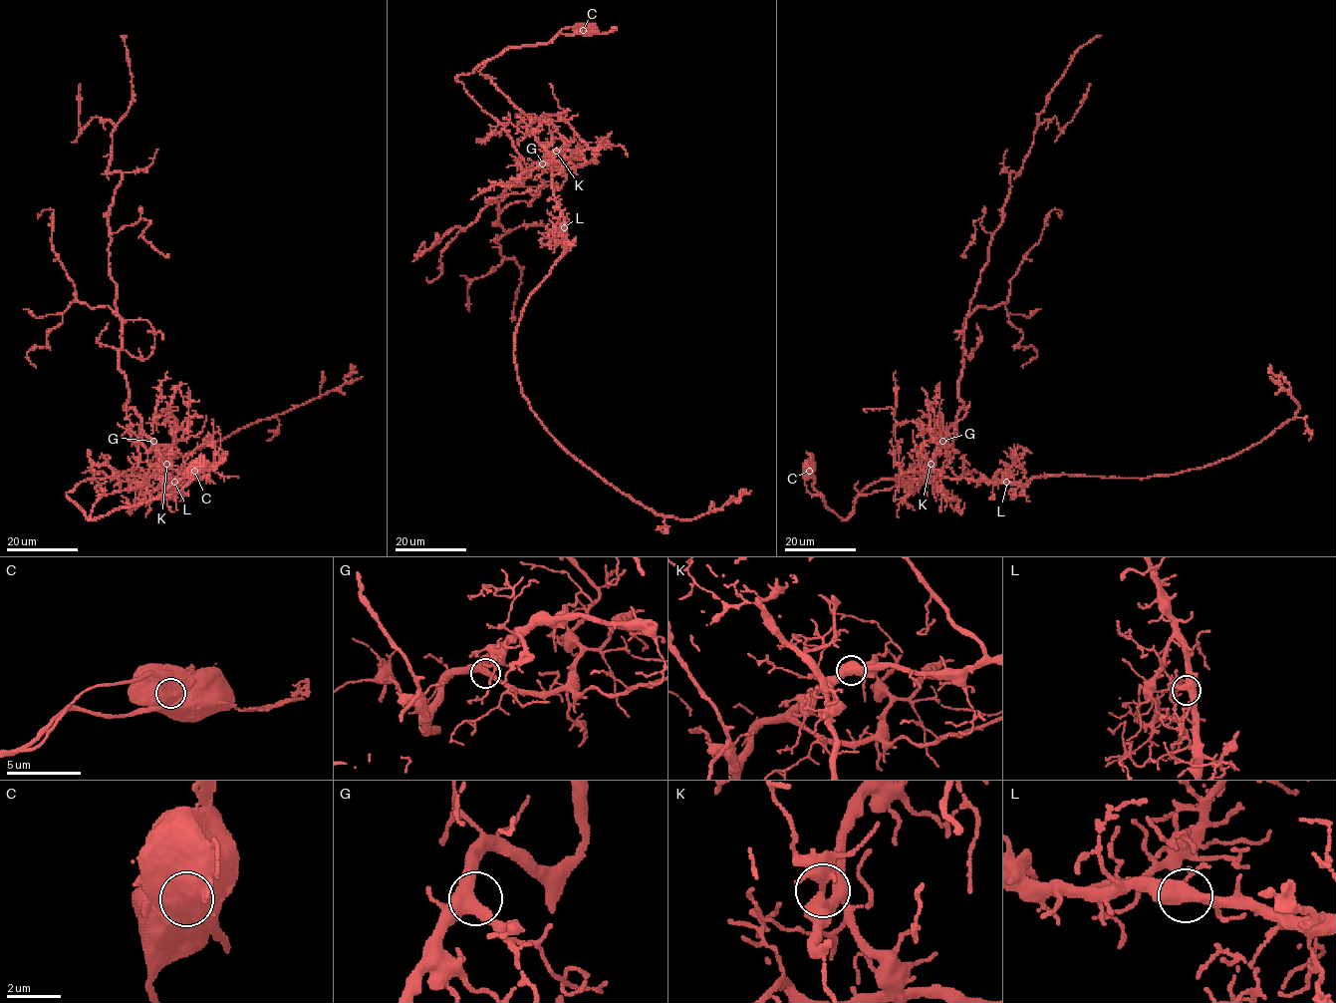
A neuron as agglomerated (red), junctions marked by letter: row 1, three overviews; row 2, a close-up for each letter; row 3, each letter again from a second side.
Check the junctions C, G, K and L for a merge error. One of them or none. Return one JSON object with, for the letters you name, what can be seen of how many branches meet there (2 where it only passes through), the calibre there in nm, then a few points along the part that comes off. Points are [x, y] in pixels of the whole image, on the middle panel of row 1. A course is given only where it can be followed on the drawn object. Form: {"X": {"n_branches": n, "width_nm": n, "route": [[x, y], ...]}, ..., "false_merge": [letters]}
{"C": {"n_branches": 1, "width_nm": 1300, "route": [[583, 30], [479, 73], [529, 118], [564, 220], [515, 336], [521, 392], [657, 513], [693, 519], [738, 490]]}, "false_merge": ["C"]}

